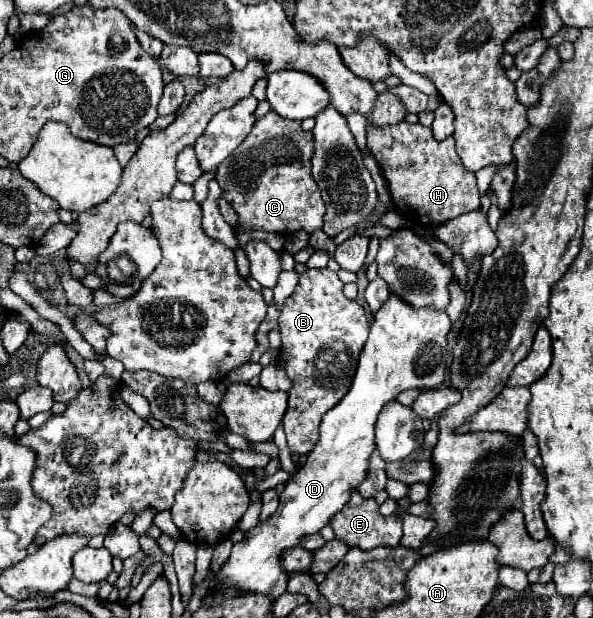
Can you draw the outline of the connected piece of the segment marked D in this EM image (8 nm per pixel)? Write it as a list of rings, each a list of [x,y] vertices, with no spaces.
[[[391,295],[387,299],[387,303],[373,317],[369,339],[367,339],[367,343],[361,351],[357,373],[355,373],[351,389],[347,391],[347,395],[333,409],[329,409],[329,413],[321,421],[319,441],[317,441],[315,449],[309,453],[305,465],[301,465],[299,471],[285,483],[285,491],[279,497],[277,511],[265,523],[259,523],[257,527],[253,527],[243,537],[241,543],[233,545],[231,557],[221,567],[221,571],[215,575],[215,585],[211,587],[211,591],[231,589],[233,595],[257,593],[257,595],[267,595],[273,601],[283,595],[283,591],[287,589],[289,573],[279,563],[281,553],[285,549],[297,547],[299,541],[305,535],[319,533],[319,529],[329,525],[331,517],[345,507],[351,493],[363,483],[363,479],[369,471],[369,457],[375,449],[375,441],[373,441],[375,423],[377,423],[377,417],[379,417],[381,409],[387,403],[395,401],[401,391],[407,391],[407,389],[427,391],[427,389],[435,389],[435,387],[441,385],[441,381],[445,377],[445,369],[447,369],[447,355],[449,355],[447,353],[447,333],[449,333],[449,329],[451,329],[451,321],[449,321],[445,311],[437,311],[437,309],[431,309],[431,307],[413,309],[411,305],[407,305],[405,301],[401,301],[395,295]]]

